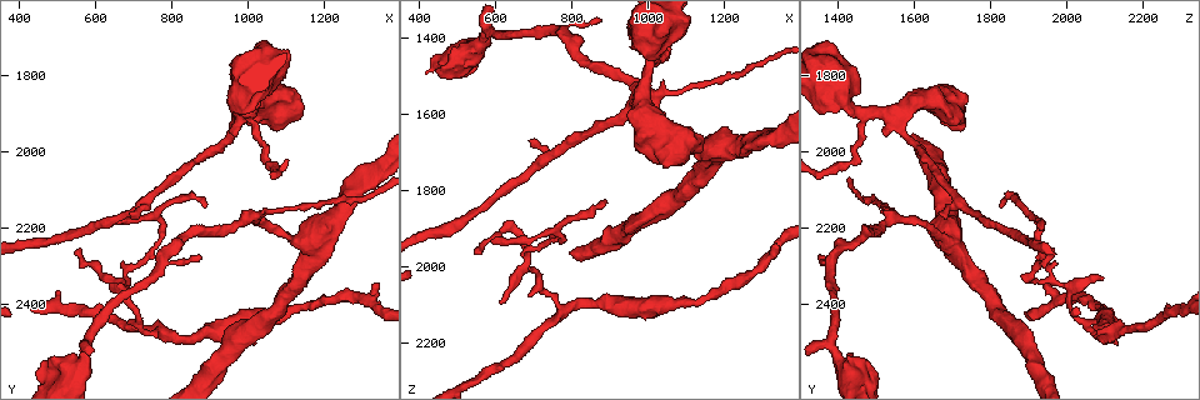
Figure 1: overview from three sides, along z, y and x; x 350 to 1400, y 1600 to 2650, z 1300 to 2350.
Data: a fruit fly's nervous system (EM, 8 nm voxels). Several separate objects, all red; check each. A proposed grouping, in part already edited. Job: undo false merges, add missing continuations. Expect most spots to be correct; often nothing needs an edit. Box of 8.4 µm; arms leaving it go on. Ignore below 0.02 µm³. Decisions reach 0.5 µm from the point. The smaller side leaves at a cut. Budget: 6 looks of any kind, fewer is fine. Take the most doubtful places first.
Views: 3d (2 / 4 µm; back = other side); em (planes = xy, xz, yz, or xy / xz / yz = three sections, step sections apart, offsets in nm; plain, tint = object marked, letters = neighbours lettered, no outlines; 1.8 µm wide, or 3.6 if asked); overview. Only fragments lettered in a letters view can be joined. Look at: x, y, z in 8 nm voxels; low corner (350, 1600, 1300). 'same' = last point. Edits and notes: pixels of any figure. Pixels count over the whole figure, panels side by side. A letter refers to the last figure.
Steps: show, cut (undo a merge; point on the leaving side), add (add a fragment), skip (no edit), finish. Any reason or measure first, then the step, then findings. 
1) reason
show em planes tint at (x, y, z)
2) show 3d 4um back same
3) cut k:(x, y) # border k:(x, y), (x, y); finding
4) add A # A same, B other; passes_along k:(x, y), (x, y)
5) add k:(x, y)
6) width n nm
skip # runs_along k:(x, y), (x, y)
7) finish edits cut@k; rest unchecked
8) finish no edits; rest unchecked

an open end
show em planes letters at (1325, 2345, 1950)

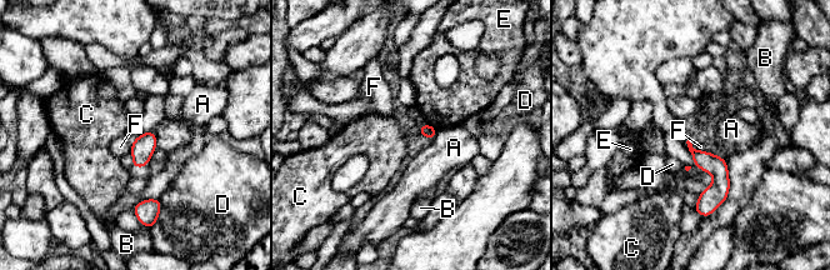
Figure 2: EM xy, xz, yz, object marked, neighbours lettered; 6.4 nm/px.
skip # A other, B other, C other, D other, E other, F other; border 2:(690, 143), (726, 161); none of them fits

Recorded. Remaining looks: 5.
an open end
show 3d 4um at (700, 2165, 1675)

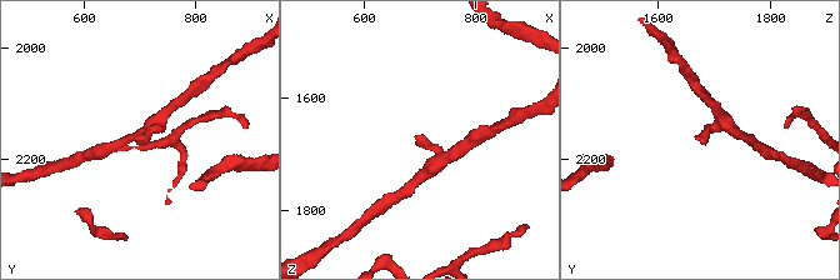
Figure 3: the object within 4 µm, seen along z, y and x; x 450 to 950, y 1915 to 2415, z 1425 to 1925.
need the tissue
show em planes letters at (695, 2175, 1680)

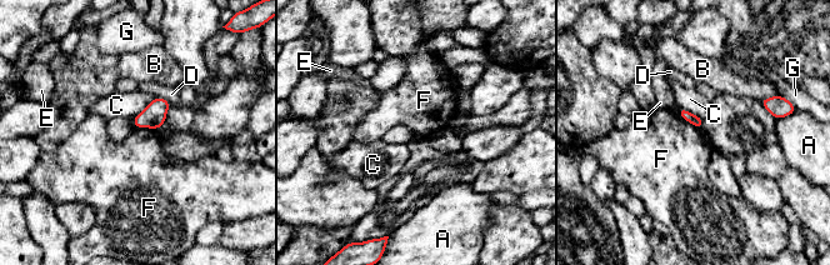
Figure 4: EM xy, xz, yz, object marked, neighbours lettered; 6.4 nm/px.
longest_contact C 220 nm
skip # A other, B other, C other, D other, E other, F other, G other; border 4:(676, 113), (700, 130); none of them fits

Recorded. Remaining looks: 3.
an open end
show 3d 4um at (1135, 1920, 1700)

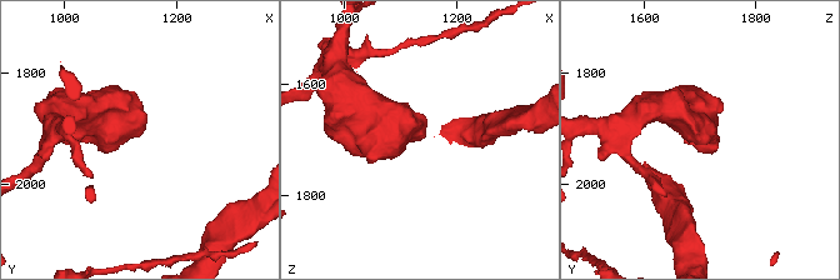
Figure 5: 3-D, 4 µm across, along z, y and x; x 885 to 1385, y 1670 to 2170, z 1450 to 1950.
shape alone is not enough
show em 3.6um xz step 8 letters at (1135, 1915, 1700)

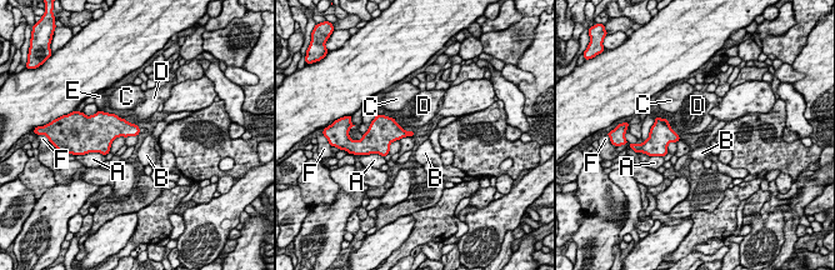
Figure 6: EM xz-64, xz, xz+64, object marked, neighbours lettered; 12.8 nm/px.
cut it another way
show em 3.6um planes letters same

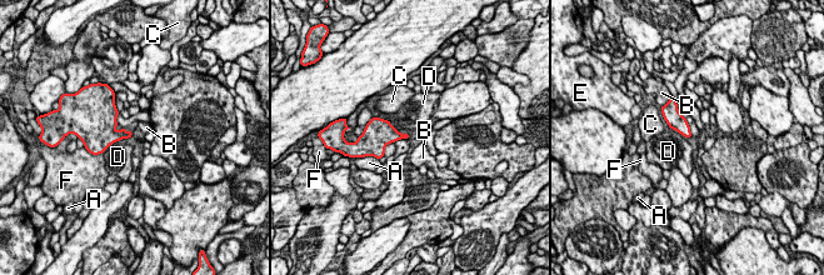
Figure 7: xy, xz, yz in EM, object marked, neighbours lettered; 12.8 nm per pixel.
skip # A other, B other, C other, D other, E other, F other; border 7:(388, 119), (399, 131), (409, 134); none of them fits

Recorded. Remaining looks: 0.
finish no edits; rest unchecked

